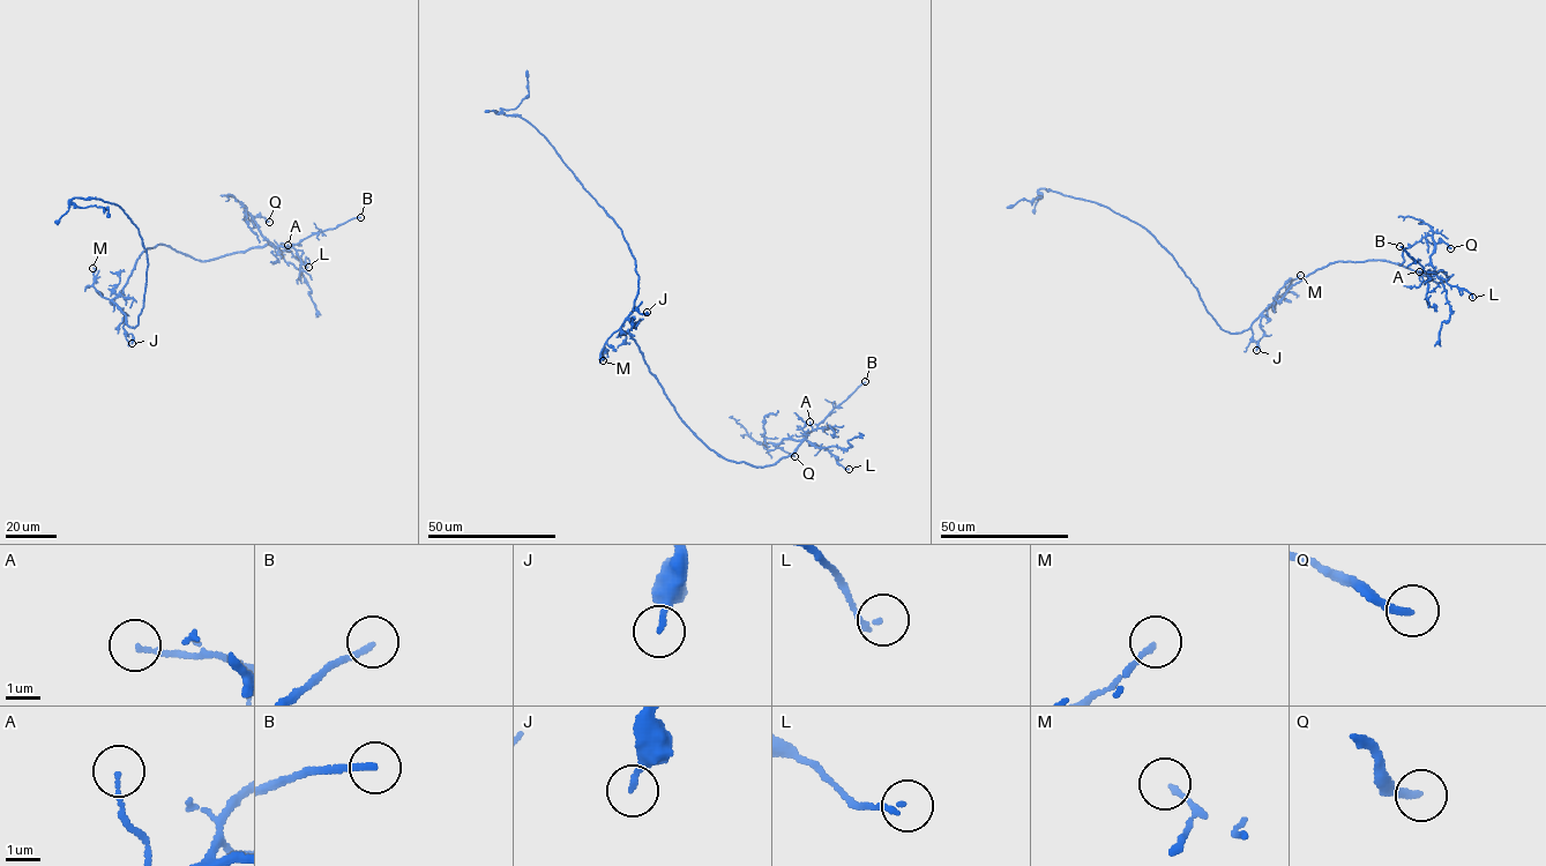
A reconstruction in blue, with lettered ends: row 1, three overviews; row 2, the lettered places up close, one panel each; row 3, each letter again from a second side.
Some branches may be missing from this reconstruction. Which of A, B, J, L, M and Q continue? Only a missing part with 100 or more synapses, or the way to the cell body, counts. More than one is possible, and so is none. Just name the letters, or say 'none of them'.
B

